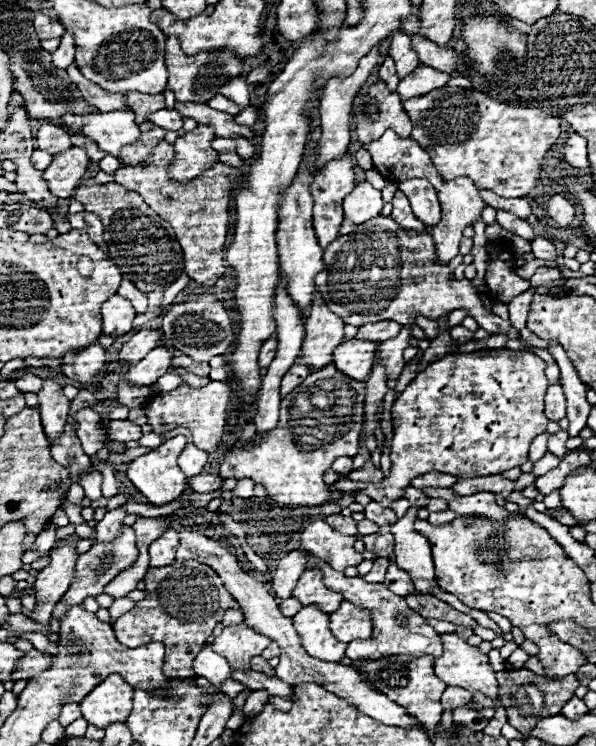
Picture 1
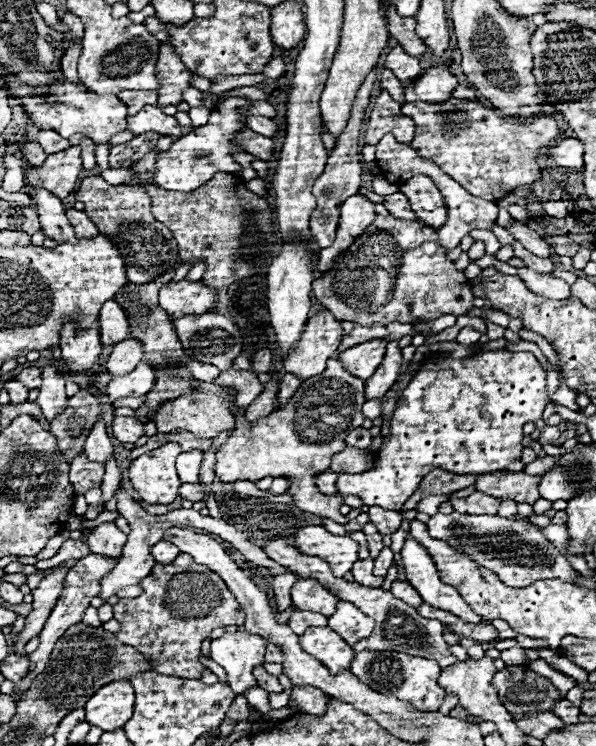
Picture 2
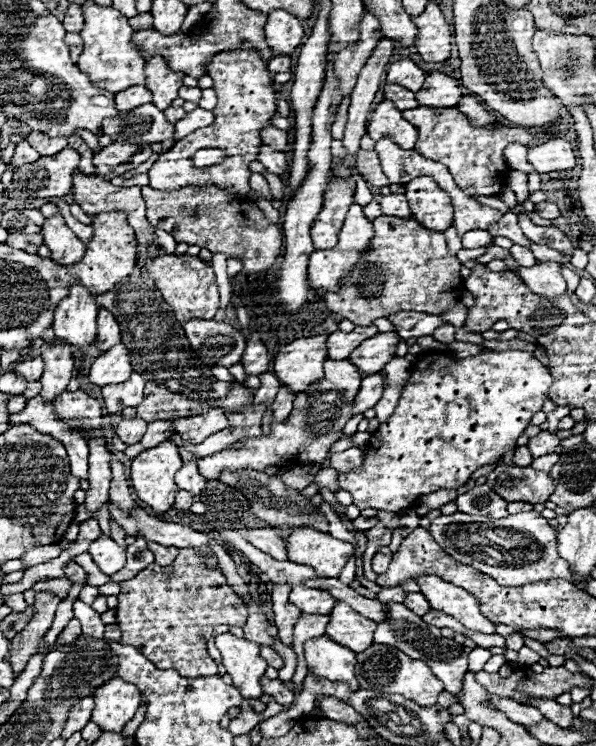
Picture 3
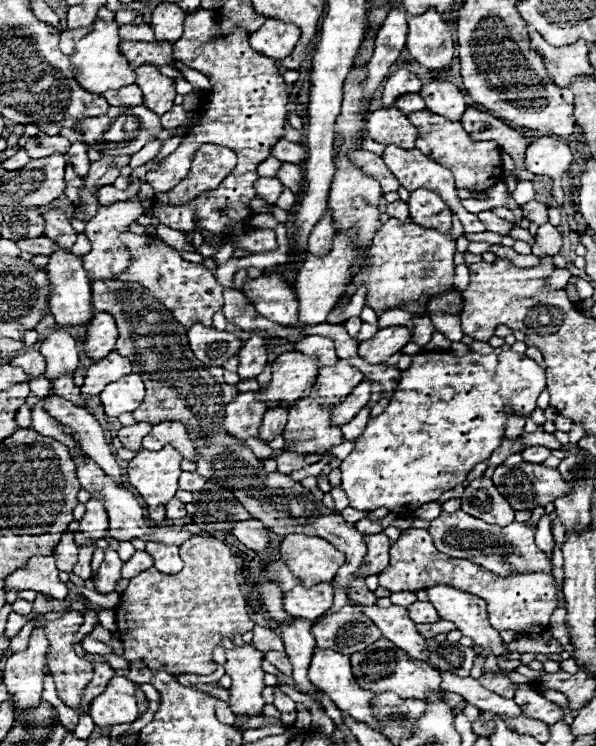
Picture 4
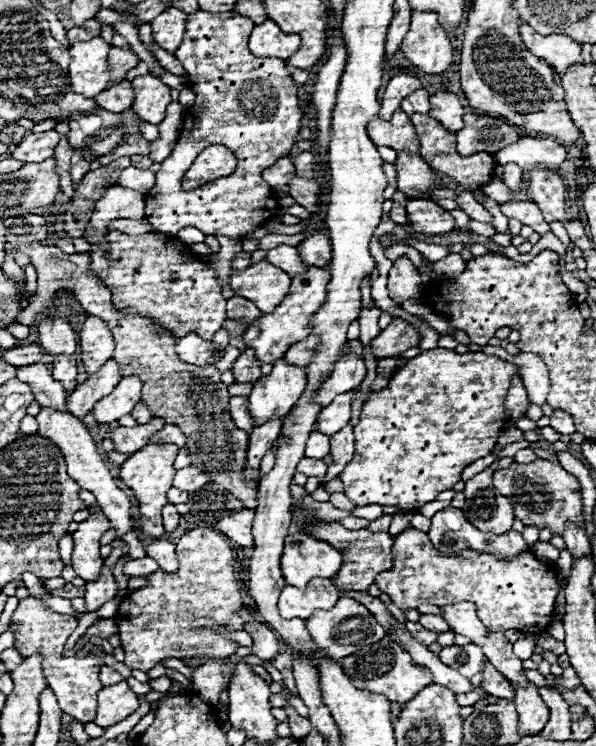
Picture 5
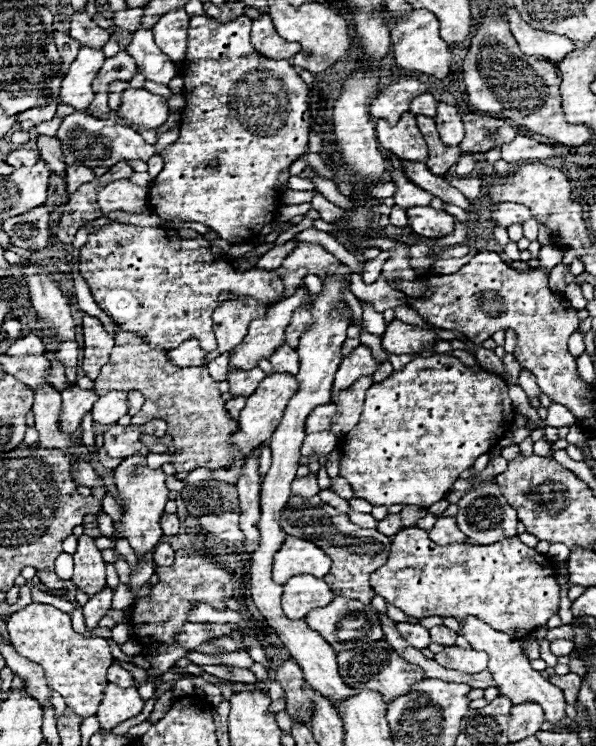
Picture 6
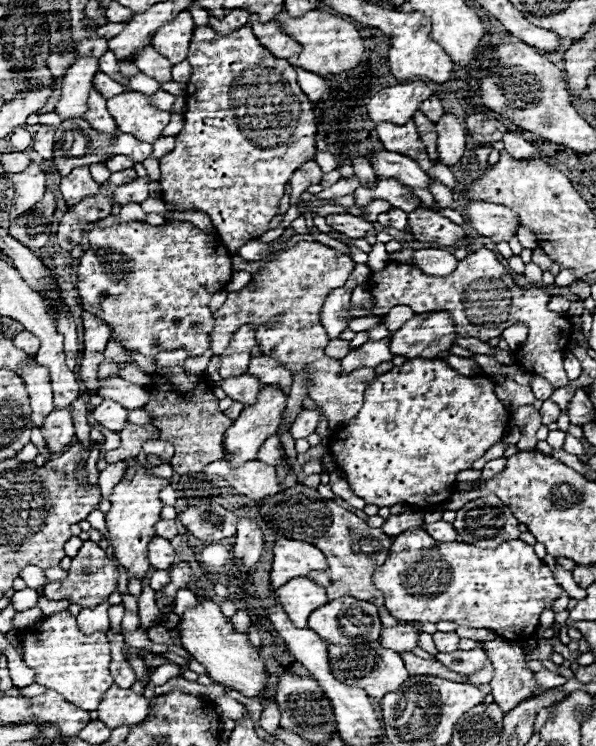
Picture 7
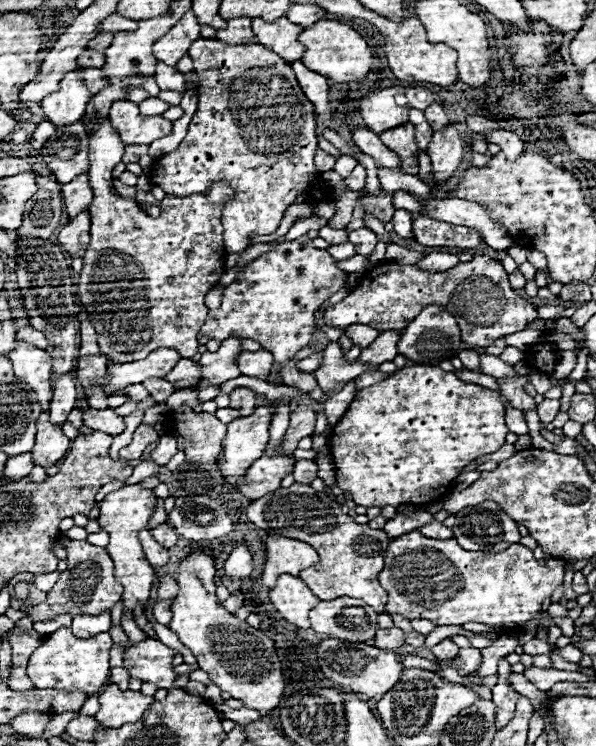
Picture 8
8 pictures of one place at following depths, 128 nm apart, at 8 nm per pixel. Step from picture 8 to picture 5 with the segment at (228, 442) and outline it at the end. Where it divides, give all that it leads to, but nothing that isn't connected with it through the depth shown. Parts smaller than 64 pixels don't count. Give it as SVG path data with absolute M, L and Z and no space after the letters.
M276 360L272 372L262 376L248 396L248 410L256 426L268 420L284 418L306 390L306 384L308 376L302 368Z

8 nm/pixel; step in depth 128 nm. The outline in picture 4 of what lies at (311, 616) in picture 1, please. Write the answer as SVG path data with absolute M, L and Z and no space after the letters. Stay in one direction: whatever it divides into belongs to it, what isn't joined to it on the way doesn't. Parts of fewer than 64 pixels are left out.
M314 648L314 654L312 654L312 662L310 662L310 668L308 668L308 676L310 676L310 682L326 692L330 696L330 700L342 710L346 712L348 716L352 716L354 720L362 720L366 722L368 726L372 726L374 730L378 730L378 722L370 710L370 698L374 696L372 692L368 690L362 690L356 680L354 680L354 674L352 674L352 668L350 668L350 656L346 654L340 654L340 652L334 652L330 648Z

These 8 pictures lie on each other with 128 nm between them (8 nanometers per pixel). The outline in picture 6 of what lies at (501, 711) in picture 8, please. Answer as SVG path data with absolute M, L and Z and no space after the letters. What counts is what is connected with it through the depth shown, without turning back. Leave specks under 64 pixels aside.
M466 616L464 620L460 620L460 632L458 634L464 636L472 644L472 648L482 648L484 652L488 652L488 656L490 656L488 670L494 676L502 696L508 696L512 700L512 704L522 704L522 700L538 702L544 708L544 712L546 712L546 722L550 726L554 726L554 728L562 728L560 724L566 718L566 712L564 712L564 708L566 708L564 694L562 694L562 690L558 686L554 686L548 680L544 680L540 676L540 672L536 672L530 666L530 660L524 656L518 638L508 636L508 634L498 632L498 630L492 630L490 626L482 624L474 616Z

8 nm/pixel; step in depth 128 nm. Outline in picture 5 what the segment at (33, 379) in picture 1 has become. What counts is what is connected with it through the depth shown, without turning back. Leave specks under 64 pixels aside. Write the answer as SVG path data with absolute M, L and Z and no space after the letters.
M24 344L24 346L16 346L12 350L6 350L2 354L2 360L14 366L22 366L22 364L36 364L40 362L44 356L42 348L38 344Z

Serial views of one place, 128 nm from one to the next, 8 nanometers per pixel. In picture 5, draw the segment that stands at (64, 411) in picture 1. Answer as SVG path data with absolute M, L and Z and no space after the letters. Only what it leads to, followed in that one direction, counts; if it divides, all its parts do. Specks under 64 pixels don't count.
M48 318L38 326L40 348L50 356L74 356L76 338L66 320Z

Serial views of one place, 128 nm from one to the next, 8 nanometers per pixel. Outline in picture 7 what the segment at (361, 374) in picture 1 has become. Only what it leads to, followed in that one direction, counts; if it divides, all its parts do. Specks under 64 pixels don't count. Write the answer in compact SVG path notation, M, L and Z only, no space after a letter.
M418 314L390 338L390 352L406 358L436 358L454 344L454 322L444 314Z

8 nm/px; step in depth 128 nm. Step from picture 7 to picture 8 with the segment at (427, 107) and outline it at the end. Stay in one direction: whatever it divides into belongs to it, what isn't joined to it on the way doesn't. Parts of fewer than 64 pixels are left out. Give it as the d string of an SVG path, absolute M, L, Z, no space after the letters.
M438 102L430 104L430 108L426 108L426 110L424 110L424 114L426 114L426 120L430 122L430 126L432 126L434 130L438 130L438 128L442 128L442 126L450 124L450 122L448 122L448 118L446 118L446 114L444 114L444 110L442 110L442 106L440 106Z

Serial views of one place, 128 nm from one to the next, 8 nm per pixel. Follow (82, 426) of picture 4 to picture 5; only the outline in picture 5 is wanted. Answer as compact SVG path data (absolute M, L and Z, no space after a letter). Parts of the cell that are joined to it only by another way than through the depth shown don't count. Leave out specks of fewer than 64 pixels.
M38 362L32 366L22 366L22 368L18 368L16 378L30 384L36 400L44 408L54 408L54 410L66 412L66 392L62 388L62 384L52 378L52 372L46 364Z

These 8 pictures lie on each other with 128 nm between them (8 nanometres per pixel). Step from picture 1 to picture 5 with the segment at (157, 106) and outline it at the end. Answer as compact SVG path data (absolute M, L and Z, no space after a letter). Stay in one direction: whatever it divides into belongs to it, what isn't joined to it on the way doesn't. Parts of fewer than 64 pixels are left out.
M120 82L108 90L102 90L94 100L100 104L100 108L106 108L110 112L122 112L130 108L134 102L134 88L130 82Z

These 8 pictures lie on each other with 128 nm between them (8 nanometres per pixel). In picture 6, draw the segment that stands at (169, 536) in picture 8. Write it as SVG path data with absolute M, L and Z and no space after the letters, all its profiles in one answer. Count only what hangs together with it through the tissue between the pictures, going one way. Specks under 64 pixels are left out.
M164 514L164 516L160 518L160 526L162 526L162 530L164 530L166 536L174 536L174 534L178 534L180 520L178 520L176 514Z

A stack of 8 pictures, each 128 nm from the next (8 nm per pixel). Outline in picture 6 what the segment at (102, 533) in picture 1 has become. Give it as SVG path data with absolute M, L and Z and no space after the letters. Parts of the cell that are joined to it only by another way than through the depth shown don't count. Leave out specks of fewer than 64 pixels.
M104 586L98 594L94 594L94 596L88 598L88 602L82 606L88 630L92 630L92 628L98 626L98 620L106 614L106 610L110 608L110 602L112 602L112 590L110 590L110 586Z

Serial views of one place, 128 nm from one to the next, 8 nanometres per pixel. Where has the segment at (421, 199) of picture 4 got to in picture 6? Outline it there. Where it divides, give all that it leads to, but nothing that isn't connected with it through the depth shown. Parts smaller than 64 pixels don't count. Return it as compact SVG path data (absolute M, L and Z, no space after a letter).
M414 206L406 212L412 230L424 238L442 238L454 230L454 218L444 210L436 210L432 206Z

